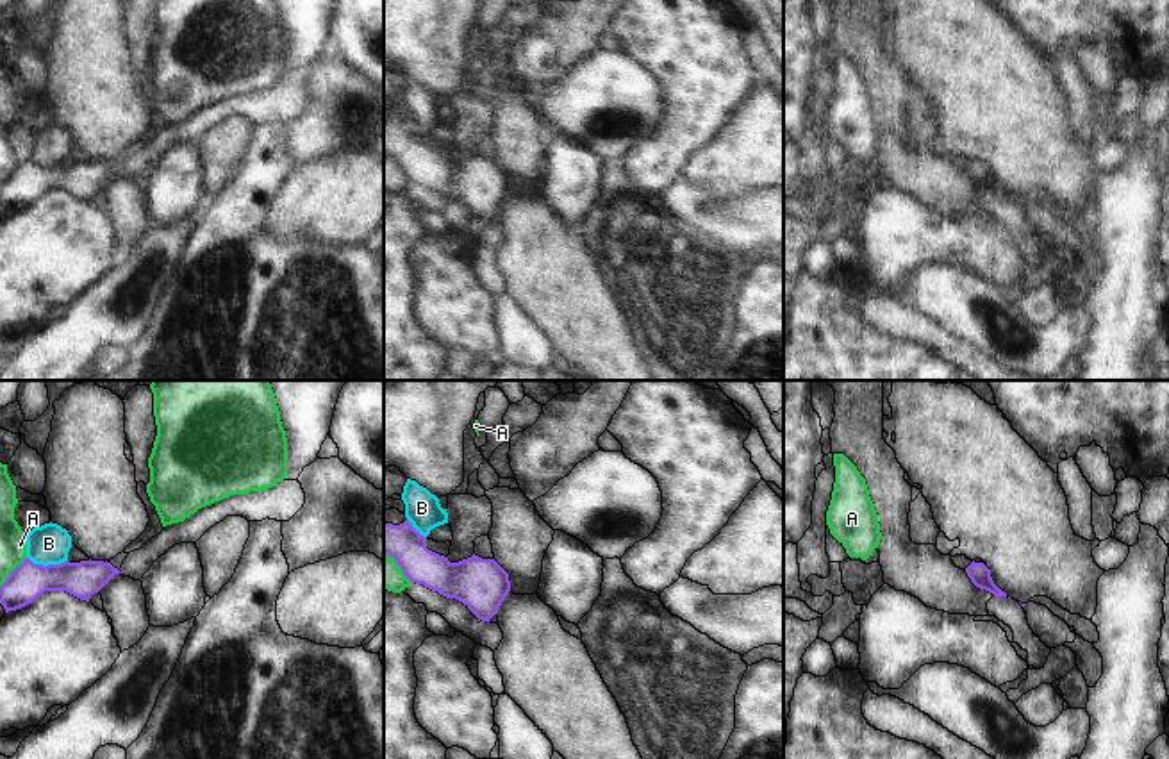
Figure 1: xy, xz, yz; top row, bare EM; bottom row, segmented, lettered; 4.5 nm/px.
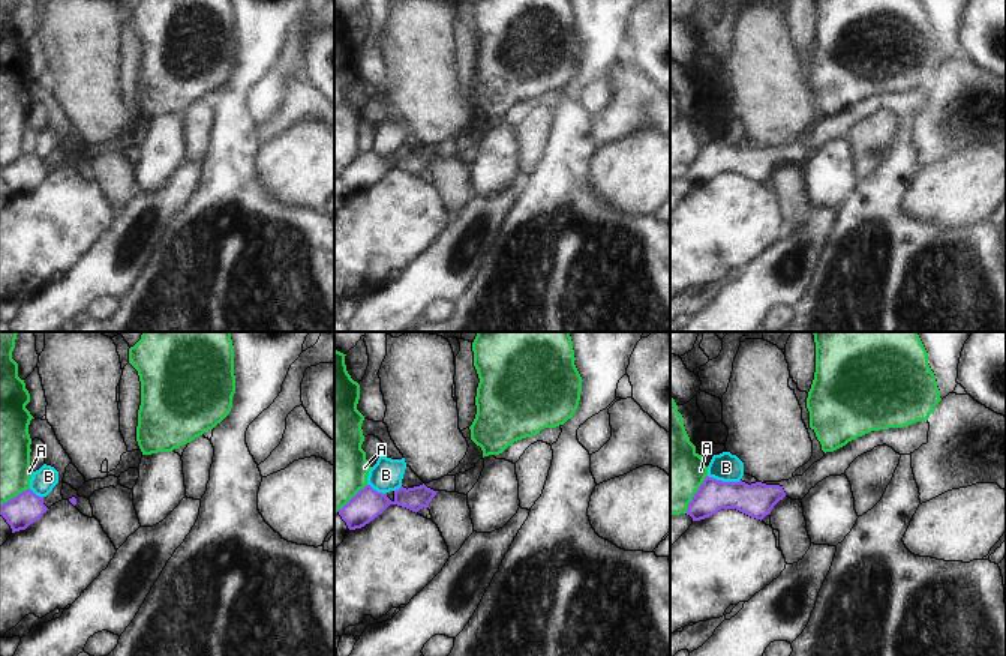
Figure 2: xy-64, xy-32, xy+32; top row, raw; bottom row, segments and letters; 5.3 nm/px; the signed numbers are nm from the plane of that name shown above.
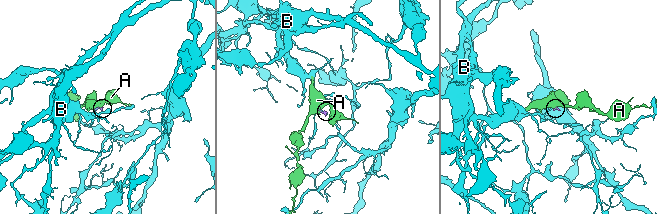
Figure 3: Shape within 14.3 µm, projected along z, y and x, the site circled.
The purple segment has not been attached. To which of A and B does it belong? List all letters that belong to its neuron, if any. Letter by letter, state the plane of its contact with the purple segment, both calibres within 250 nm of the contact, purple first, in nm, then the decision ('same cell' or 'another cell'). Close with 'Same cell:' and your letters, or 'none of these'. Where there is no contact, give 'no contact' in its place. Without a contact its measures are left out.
A: contact in xz; calibres 170 and 140 nm; another cell
B: contact in xy; calibres 170 and 180 nm; another cell
Same cell: none of these

